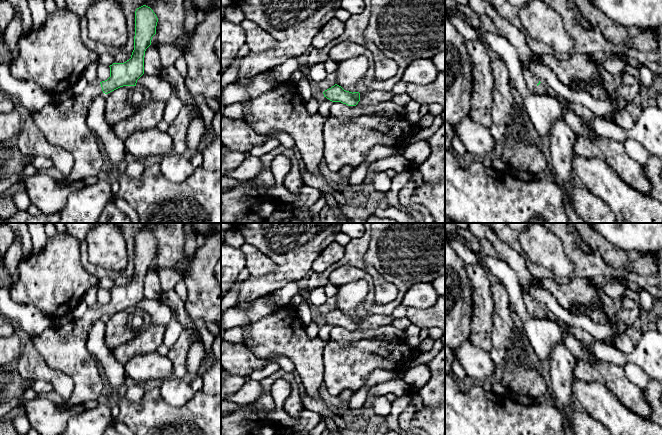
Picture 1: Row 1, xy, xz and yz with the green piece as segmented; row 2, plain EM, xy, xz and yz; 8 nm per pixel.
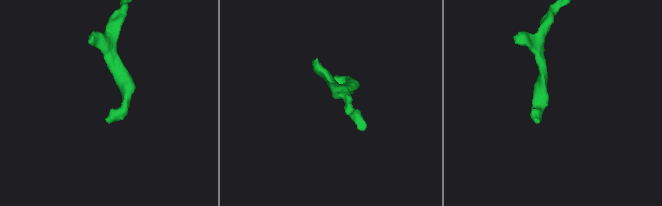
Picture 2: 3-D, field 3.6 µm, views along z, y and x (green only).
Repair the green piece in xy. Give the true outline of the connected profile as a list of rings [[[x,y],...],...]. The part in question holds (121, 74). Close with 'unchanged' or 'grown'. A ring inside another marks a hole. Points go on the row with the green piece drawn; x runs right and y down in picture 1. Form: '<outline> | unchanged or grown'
[[[143,5],[137,8],[135,11],[134,50],[131,58],[124,63],[110,65],[110,77],[107,80],[90,83],[81,94],[73,95],[63,102],[48,104],[32,115],[34,123],[43,132],[47,141],[68,152],[74,160],[69,177],[59,181],[61,185],[69,186],[74,181],[98,176],[102,170],[104,159],[100,152],[98,139],[87,125],[89,106],[95,98],[100,97],[103,93],[108,94],[123,86],[136,86],[137,80],[144,74],[145,51],[151,45],[152,37],[156,34],[157,22],[158,18],[150,7]]] | grown

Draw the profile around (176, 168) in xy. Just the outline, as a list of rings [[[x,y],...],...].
[[[182,154],[163,156],[159,166],[164,177],[173,183],[184,182],[195,171],[191,159],[185,158]]]

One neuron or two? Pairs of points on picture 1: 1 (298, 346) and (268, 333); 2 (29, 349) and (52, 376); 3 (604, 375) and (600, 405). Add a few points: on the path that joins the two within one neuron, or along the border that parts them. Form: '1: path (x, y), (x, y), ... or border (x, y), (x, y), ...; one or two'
1: path (291, 343), (288, 343), (279, 334), (275, 334); one
2: path (30, 356), (45, 371); one
3: border (580, 379), (602, 383), (619, 401); two

